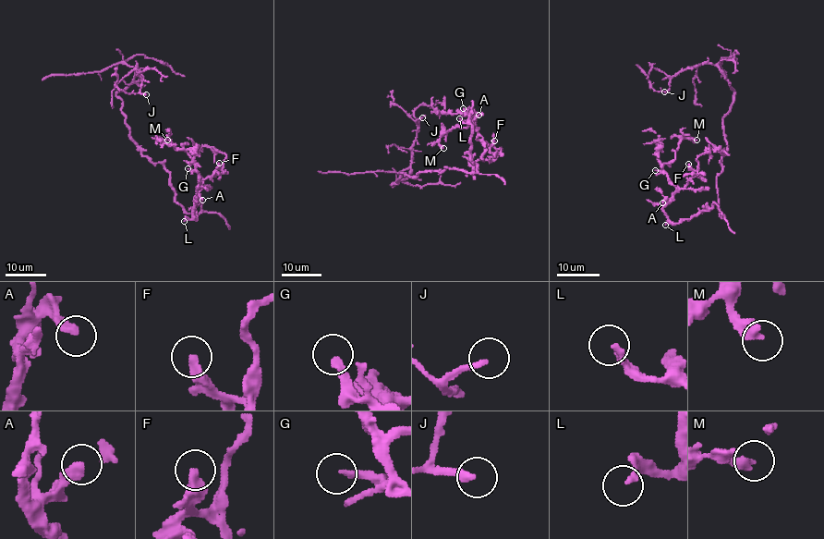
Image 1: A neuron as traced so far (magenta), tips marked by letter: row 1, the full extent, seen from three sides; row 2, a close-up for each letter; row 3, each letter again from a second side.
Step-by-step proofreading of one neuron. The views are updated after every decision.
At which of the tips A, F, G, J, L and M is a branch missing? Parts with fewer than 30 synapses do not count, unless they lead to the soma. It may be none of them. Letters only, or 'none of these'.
J, L, M

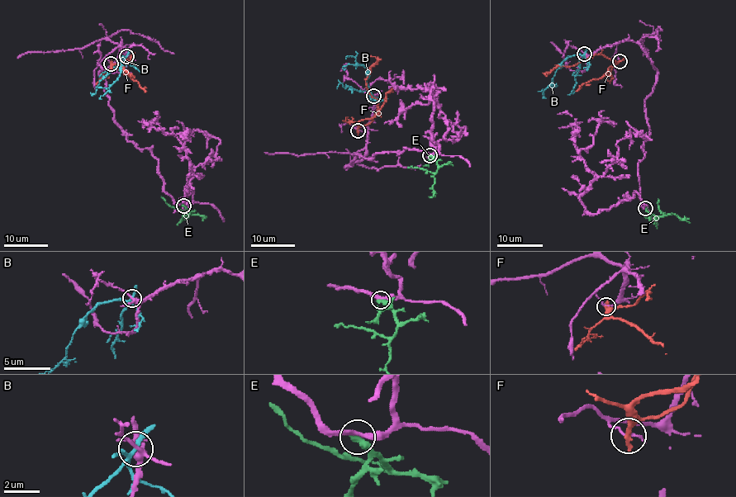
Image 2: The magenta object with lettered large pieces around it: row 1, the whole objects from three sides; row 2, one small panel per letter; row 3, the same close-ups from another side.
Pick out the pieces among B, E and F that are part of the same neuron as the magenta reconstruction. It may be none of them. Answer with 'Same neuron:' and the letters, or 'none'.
Same neuron: none

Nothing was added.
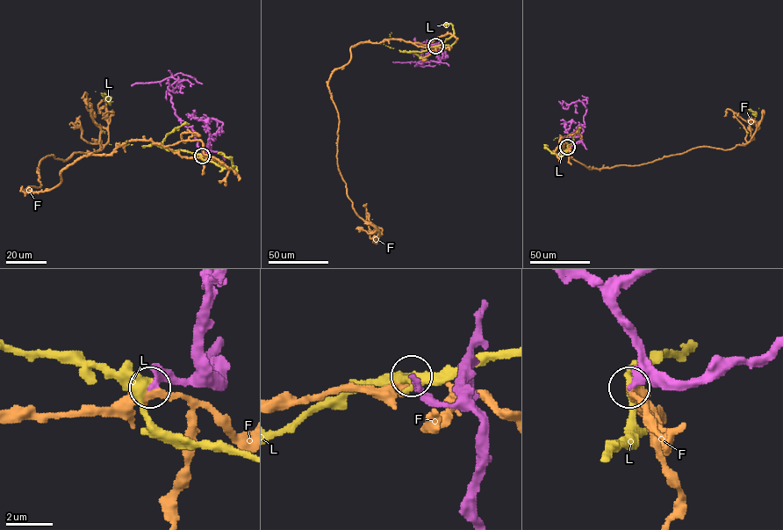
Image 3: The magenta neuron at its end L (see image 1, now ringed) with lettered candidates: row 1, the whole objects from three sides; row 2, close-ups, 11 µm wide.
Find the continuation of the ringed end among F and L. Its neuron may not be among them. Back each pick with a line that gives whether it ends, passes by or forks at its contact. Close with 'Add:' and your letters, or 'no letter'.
Add: no letter

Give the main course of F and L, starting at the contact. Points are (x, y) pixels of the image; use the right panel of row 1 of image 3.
F: (567, 147), (560, 137), (569, 156), (600, 169), (700, 147), (729, 149), (759, 127), (728, 109), (724, 116)
L: (567, 147), (572, 143), (573, 135), (577, 130), (756, 113), (752, 111)

